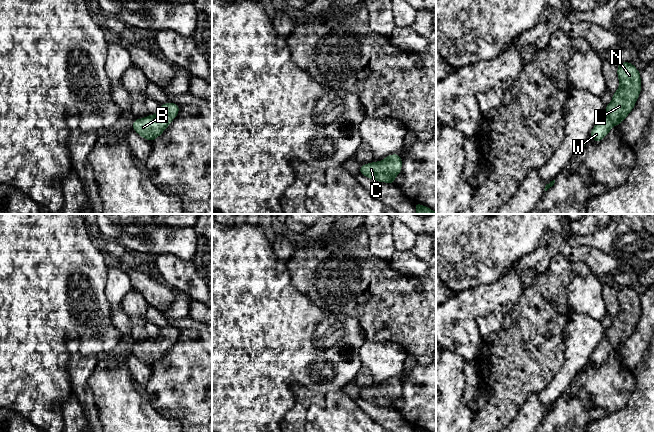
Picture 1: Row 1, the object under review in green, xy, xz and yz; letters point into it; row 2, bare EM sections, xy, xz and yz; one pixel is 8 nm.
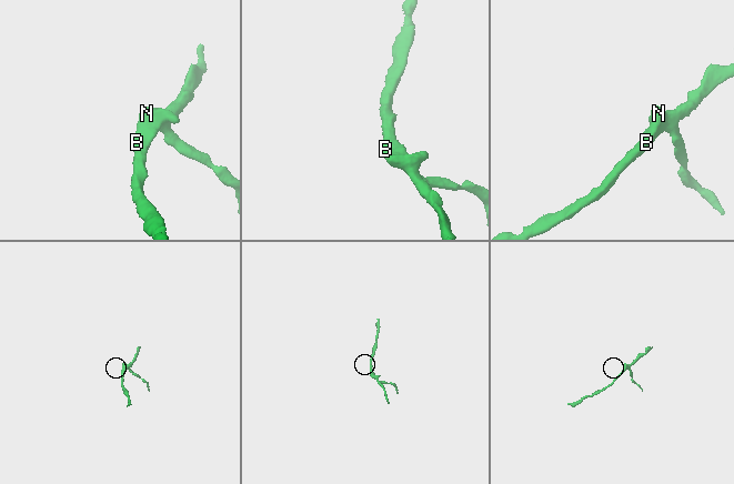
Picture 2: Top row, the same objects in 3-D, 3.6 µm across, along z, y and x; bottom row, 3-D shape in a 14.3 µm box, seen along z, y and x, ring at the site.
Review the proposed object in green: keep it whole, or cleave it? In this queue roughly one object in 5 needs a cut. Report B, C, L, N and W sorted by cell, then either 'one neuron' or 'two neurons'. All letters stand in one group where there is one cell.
B C L N W | one neuron

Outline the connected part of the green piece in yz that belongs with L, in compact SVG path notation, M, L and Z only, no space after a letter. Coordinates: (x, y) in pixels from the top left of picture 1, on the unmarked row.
M619 287L617 299L619 301L619 312L613 318L612 325L607 328L606 336L590 357L596 367L600 366L614 349L622 347L634 332L641 316L640 295L632 287Z

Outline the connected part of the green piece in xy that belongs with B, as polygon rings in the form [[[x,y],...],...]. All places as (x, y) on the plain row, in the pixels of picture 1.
[[[172,326],[160,328],[159,335],[155,339],[149,338],[145,342],[135,343],[132,352],[141,361],[153,366],[178,339],[179,332],[176,327]]]

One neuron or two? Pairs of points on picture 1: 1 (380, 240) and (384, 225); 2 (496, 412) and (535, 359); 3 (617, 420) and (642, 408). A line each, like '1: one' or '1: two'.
1: one
2: one
3: one

